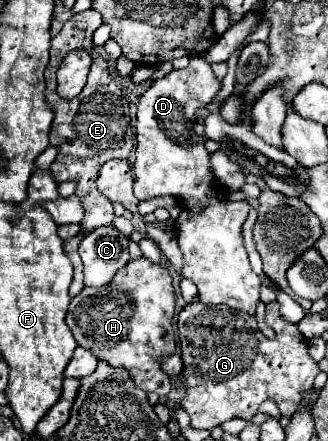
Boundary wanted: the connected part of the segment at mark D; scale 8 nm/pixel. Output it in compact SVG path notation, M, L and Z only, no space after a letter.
M193 56L187 68L173 70L165 78L155 80L153 86L139 98L137 110L137 158L133 164L135 172L135 196L139 200L149 200L157 196L173 196L179 198L181 204L179 218L175 220L175 234L179 248L185 258L183 278L189 278L197 290L199 298L205 304L227 304L229 308L241 310L249 316L255 316L255 308L259 304L259 276L251 270L247 250L243 244L241 226L247 220L249 204L247 202L233 202L227 196L219 196L213 190L215 176L211 174L211 154L205 148L205 138L197 136L193 130L193 116L199 108L205 108L215 100L221 90L221 82L211 70L211 64L203 56Z

